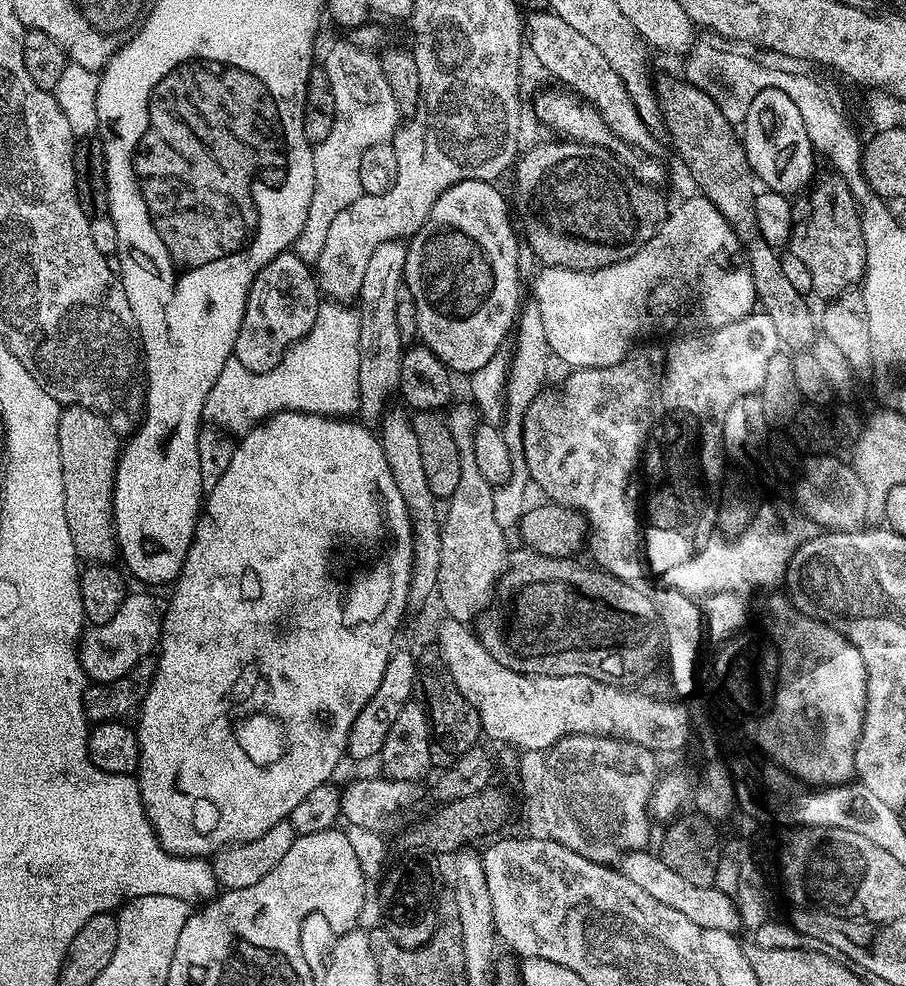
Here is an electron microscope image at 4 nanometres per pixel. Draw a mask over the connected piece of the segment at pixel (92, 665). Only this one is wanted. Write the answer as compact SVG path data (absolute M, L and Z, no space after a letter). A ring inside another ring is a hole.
M140 590L125 595L122 606L110 622L91 625L80 637L80 661L84 667L84 674L89 681L105 684L122 678L138 663L143 656L153 655L159 645L164 610L165 597L155 596L155 591Z

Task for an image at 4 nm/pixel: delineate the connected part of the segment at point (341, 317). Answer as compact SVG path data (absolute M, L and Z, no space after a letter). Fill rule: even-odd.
M344 302L321 303L312 329L289 348L274 370L251 372L235 358L228 360L206 398L204 420L229 434L243 434L280 412L351 417L360 406L359 329L360 314L355 307Z

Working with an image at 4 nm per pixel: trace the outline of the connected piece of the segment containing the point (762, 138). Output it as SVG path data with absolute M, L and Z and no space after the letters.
M761 87L754 99L749 100L743 116L744 149L757 181L769 191L787 196L797 195L807 189L815 177L816 151L806 134L806 126L802 126L802 114L798 114L798 106L790 102L790 91Z

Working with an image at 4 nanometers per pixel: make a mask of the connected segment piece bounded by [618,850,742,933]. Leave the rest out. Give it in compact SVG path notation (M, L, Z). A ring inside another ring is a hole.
M655 851L628 852L619 860L618 871L628 876L630 882L635 882L641 890L646 890L646 894L658 898L658 902L686 914L694 926L704 930L741 931L739 908L734 900L715 886L694 886L694 882L686 882L686 878L682 878L682 874L674 874L674 870L670 870L670 866L666 866L666 862Z

